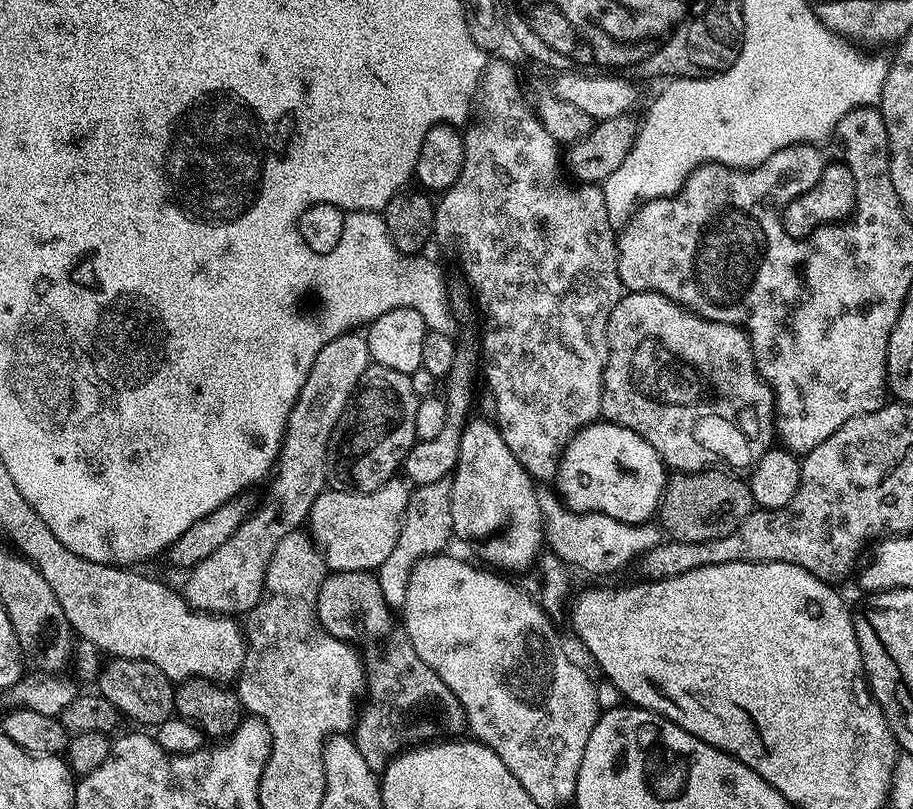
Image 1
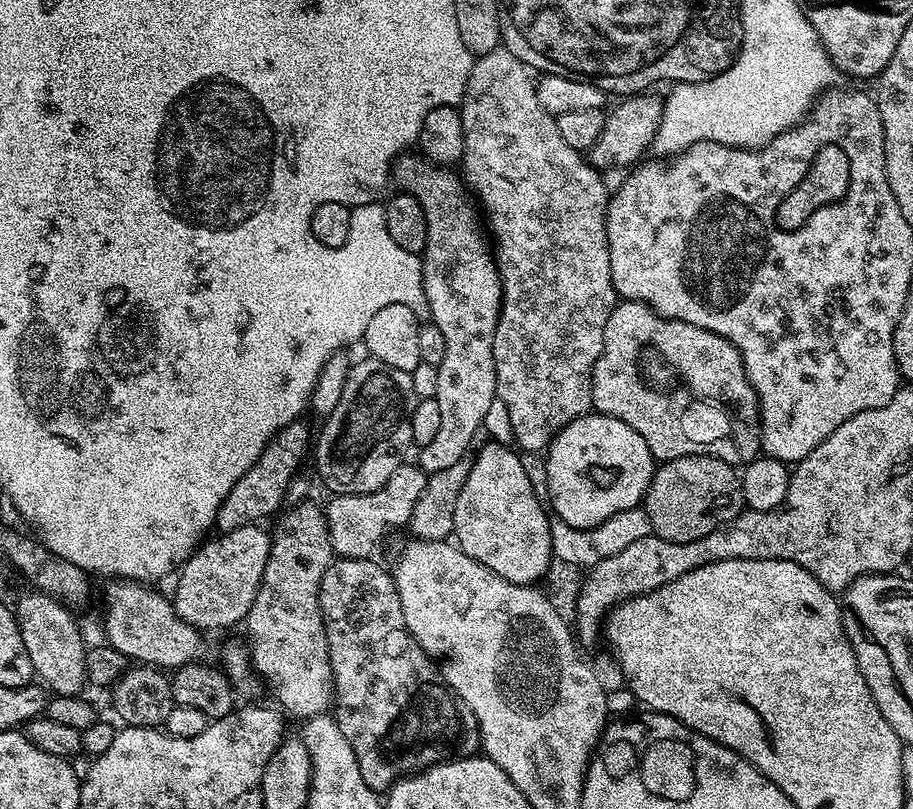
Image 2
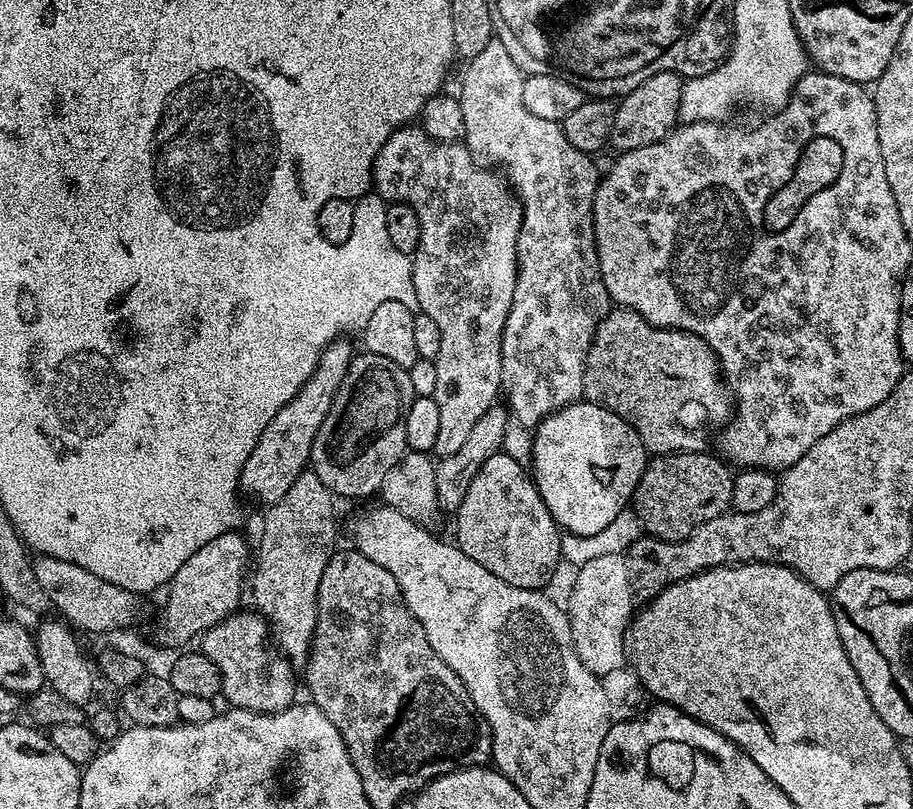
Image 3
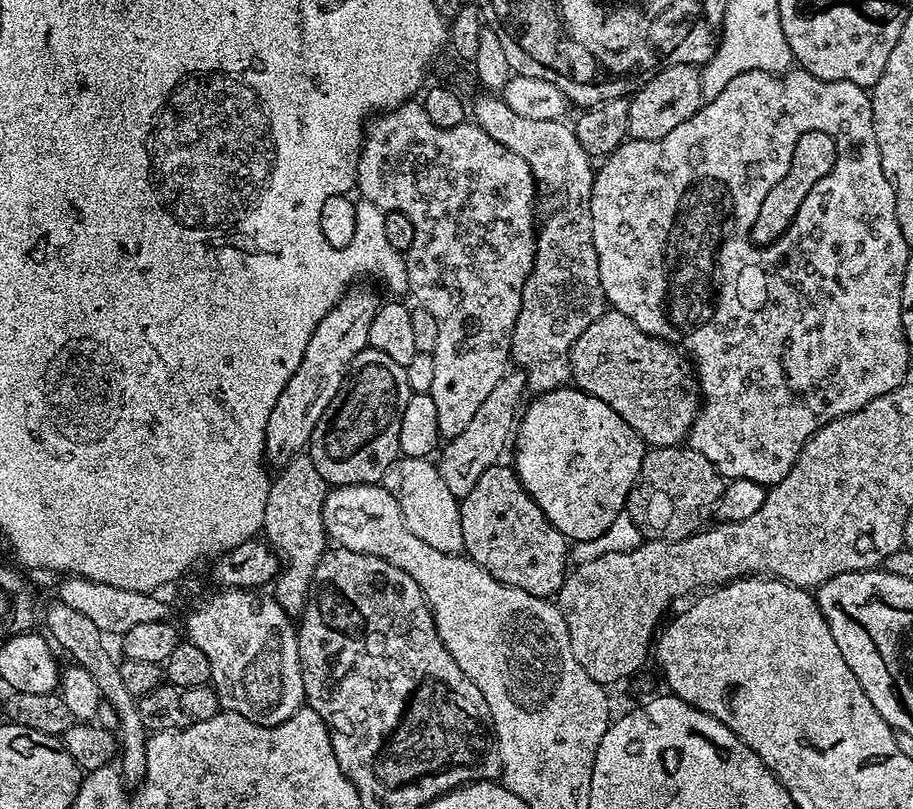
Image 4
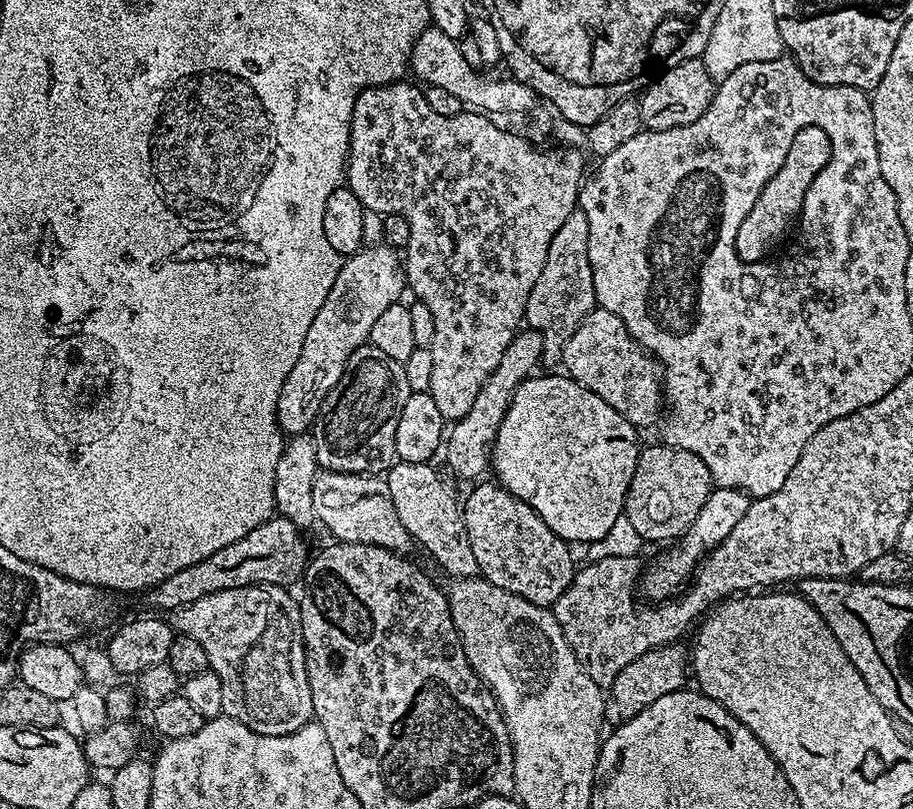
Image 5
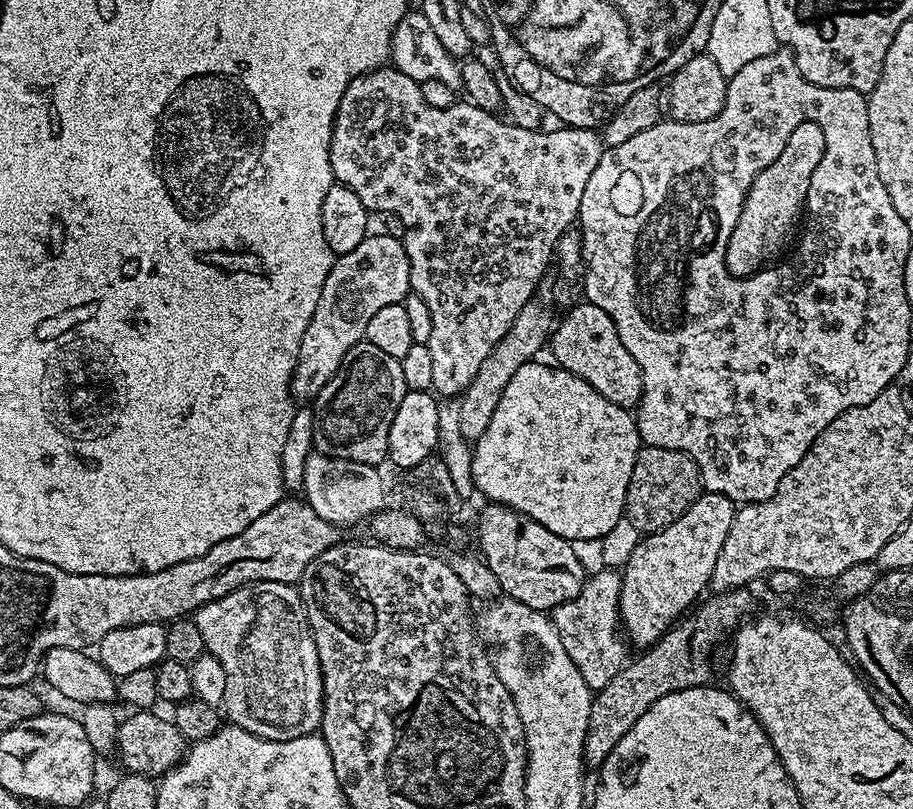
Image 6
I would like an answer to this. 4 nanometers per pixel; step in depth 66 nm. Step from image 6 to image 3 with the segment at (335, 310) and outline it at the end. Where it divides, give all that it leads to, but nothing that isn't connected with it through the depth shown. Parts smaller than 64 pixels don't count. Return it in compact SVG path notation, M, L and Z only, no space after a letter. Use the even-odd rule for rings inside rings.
M337 338L326 345L323 354L320 355L318 366L304 385L270 418L270 426L262 430L262 438L254 446L250 458L246 458L246 466L240 471L238 485L241 493L249 492L256 500L261 500L264 506L277 504L303 473L312 459L312 447L314 438L318 438L318 430L334 402L334 394L338 394L338 386L346 378L346 370L350 366L354 349L347 344L347 339Z

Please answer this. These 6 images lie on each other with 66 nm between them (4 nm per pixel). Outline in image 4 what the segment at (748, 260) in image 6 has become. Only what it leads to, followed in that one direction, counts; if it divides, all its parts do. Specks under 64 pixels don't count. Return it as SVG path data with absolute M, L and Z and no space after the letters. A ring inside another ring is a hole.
M810 130L802 134L802 138L798 138L798 146L794 146L794 158L786 178L782 178L782 182L778 182L778 186L774 186L774 190L766 194L762 207L758 210L758 218L754 218L751 234L753 244L772 244L792 225L802 202L806 202L806 194L814 190L814 182L822 182L822 178L830 174L835 161L836 139L830 134L822 130Z

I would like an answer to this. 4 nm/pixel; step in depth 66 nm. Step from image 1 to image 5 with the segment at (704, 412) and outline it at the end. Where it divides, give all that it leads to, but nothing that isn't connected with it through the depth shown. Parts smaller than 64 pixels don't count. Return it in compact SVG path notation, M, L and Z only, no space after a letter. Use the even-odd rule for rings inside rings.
M595 307L565 342L563 371L586 390L610 402L622 418L637 426L657 423L662 412L662 372L655 359L629 334L622 318L610 310Z

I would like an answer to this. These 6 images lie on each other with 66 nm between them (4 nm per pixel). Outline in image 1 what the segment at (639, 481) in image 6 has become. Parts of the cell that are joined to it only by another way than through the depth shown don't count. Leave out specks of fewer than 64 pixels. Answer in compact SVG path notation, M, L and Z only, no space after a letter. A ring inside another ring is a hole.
M728 470L676 472L669 475L660 498L659 527L678 542L706 542L738 530L740 523L754 511L754 505L747 479L739 480L736 476L739 475Z

